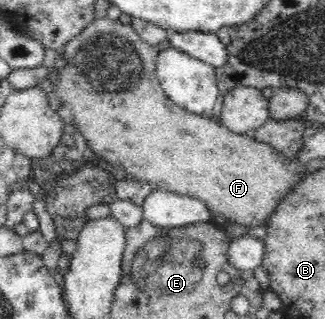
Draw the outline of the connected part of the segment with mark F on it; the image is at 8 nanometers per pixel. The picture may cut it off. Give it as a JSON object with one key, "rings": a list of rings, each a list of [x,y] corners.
{"rings":[[[108,18],[94,19],[80,34],[76,35],[74,39],[70,39],[64,46],[66,46],[66,49],[64,49],[64,53],[62,53],[62,56],[59,58],[60,73],[58,73],[58,79],[55,83],[55,90],[58,92],[58,97],[60,97],[60,101],[62,102],[62,110],[72,115],[73,125],[76,125],[77,134],[82,134],[84,139],[86,139],[84,144],[88,148],[88,156],[92,157],[93,160],[104,162],[107,166],[129,177],[146,180],[154,189],[168,191],[169,193],[176,193],[178,195],[187,195],[188,197],[198,199],[207,207],[207,210],[212,213],[214,217],[226,219],[225,225],[230,223],[242,225],[242,231],[250,231],[250,234],[263,234],[266,230],[268,219],[274,215],[274,211],[278,209],[278,205],[280,205],[288,195],[292,195],[294,189],[308,177],[308,165],[307,163],[304,164],[304,162],[300,162],[298,157],[287,159],[282,153],[275,151],[270,144],[258,141],[249,133],[234,133],[213,117],[205,118],[190,113],[176,105],[167,97],[160,83],[156,81],[155,69],[159,52],[158,48],[144,41],[131,25],[124,25],[120,23],[119,20],[111,21]]]}

